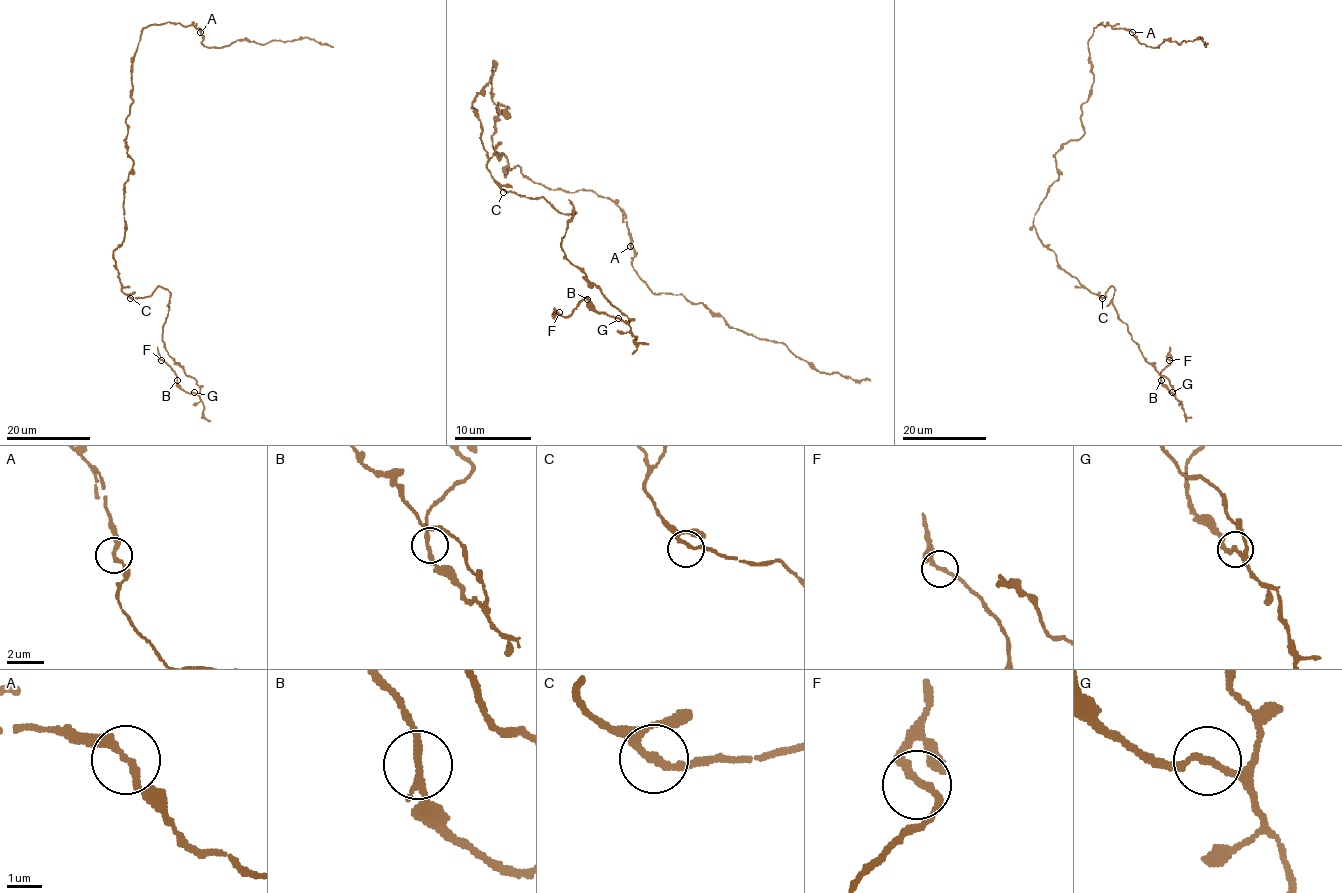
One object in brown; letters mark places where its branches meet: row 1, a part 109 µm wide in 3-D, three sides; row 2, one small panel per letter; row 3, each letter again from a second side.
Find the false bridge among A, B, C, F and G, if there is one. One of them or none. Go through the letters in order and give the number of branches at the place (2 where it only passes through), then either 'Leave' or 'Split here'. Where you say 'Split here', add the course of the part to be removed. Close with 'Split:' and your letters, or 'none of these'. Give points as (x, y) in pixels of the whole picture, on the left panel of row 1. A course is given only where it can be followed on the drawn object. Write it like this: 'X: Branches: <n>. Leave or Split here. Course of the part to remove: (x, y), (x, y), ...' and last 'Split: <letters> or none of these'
A: Branches: 2. Leave
B: Branches: 2. Leave
C: Branches: 2. Leave
F: Branches: 2. Leave
G: Branches: 2. Leave
Split: none of these

